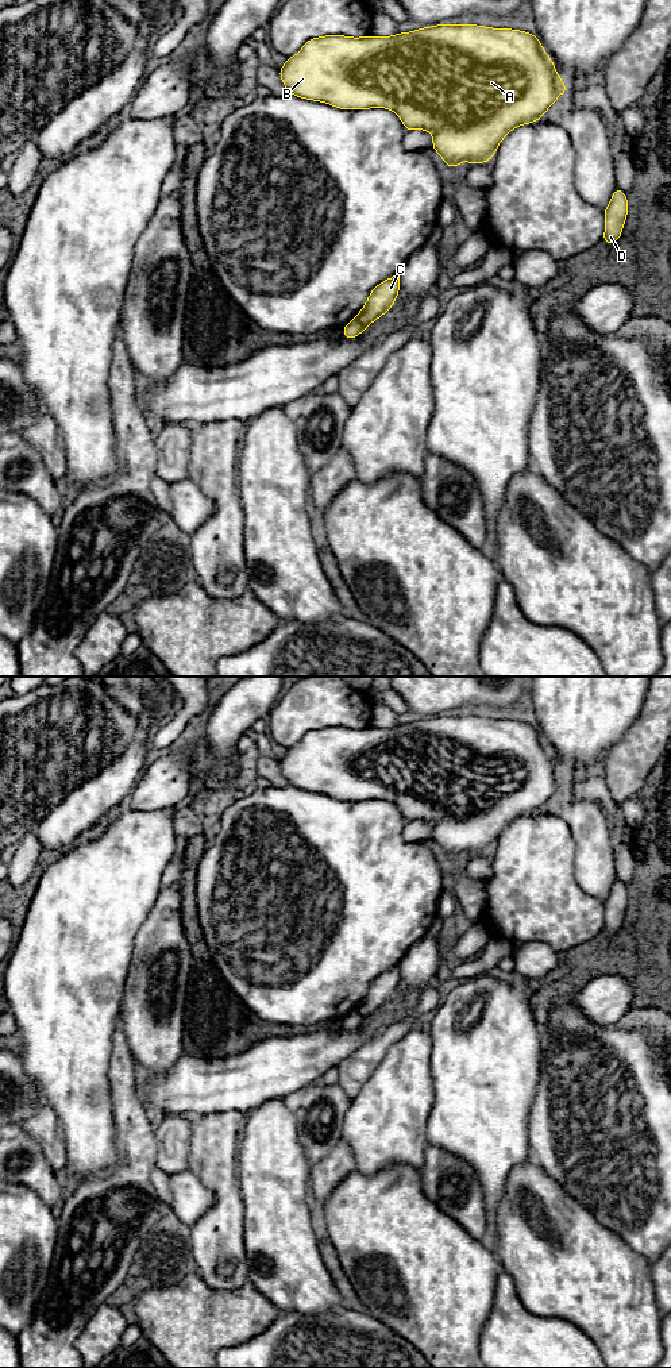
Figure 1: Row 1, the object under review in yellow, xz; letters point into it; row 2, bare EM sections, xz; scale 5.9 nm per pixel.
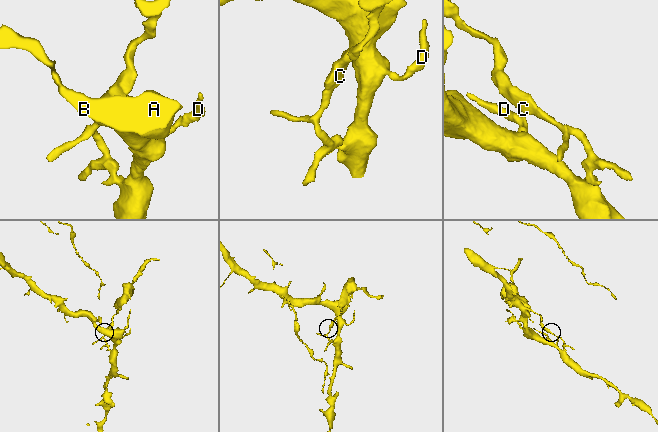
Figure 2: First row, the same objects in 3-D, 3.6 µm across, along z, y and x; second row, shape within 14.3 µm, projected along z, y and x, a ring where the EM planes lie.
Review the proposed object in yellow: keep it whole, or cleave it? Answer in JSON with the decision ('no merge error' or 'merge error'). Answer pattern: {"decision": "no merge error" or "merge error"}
{"decision": "merge error"}

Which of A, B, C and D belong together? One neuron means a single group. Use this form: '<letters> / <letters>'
A B D / C

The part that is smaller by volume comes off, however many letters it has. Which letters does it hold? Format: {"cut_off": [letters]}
{"cut_off": ["C"]}

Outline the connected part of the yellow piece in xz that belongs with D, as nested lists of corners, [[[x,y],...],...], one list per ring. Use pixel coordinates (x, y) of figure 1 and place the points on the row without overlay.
[[[618,878],[614,880],[606,901],[605,907],[605,924],[603,930],[608,937],[613,937],[622,925],[625,912],[628,909],[628,886],[625,886]]]

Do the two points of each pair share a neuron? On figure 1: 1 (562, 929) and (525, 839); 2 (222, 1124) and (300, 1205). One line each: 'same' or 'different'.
1: same
2: different

